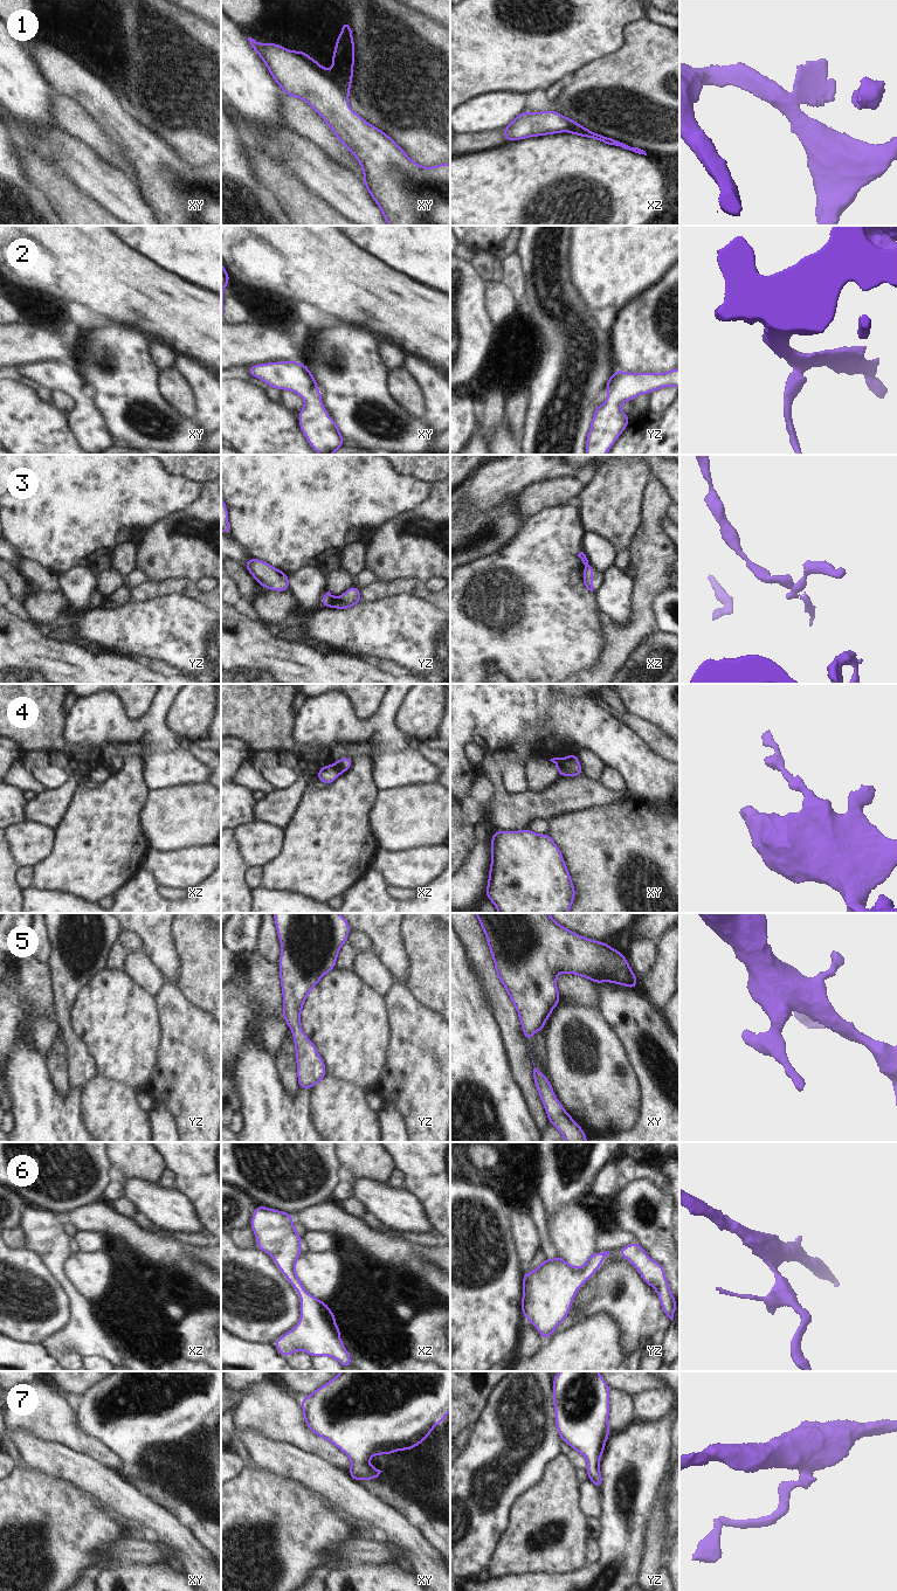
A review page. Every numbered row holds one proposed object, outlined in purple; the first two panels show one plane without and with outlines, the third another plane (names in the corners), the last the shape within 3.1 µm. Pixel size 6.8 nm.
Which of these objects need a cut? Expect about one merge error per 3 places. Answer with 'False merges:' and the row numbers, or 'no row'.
False merges: 1, 3, 4

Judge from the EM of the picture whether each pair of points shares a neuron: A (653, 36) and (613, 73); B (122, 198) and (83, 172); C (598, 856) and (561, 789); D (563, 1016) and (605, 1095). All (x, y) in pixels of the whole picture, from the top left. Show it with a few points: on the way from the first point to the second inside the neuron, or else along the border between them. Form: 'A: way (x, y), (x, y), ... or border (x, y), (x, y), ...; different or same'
A: way (643, 46), (622, 67); same
B: way (112, 189), (92, 175); same
C: border (601, 806), (559, 814), (549, 821); different
D: way (560, 1039), (560, 1053), (566, 1070), (581, 1076); same

